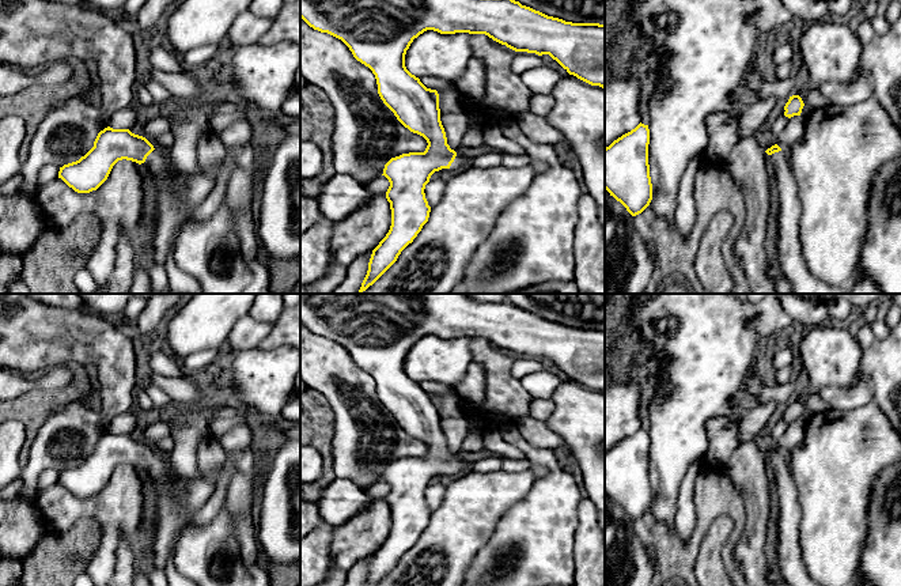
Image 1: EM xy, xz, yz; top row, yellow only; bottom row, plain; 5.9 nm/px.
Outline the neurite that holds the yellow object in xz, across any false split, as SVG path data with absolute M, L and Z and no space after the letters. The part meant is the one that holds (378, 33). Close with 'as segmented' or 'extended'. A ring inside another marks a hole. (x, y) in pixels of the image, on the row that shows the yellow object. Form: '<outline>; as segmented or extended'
M300 0L300 18L314 30L341 39L353 57L372 71L378 94L397 120L428 143L424 152L402 154L385 165L382 175L390 182L386 199L390 203L391 226L372 250L357 294L372 286L397 261L428 222L431 207L424 189L431 175L439 170L472 166L472 159L458 155L447 144L438 91L427 88L405 67L405 54L414 38L427 30L440 34L485 34L515 52L549 54L569 75L605 88L605 24L565 22L515 0Z; extended

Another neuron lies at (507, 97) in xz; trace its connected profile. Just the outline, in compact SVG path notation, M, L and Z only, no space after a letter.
M472 34L470 44L474 54L484 63L487 71L487 92L484 98L462 98L463 111L474 118L489 122L506 122L516 120L519 114L529 113L531 90L522 82L520 75L511 69L511 61L516 52L501 45L485 34Z

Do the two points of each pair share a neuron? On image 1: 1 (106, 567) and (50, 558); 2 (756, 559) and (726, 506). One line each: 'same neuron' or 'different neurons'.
1: different neurons
2: different neurons

